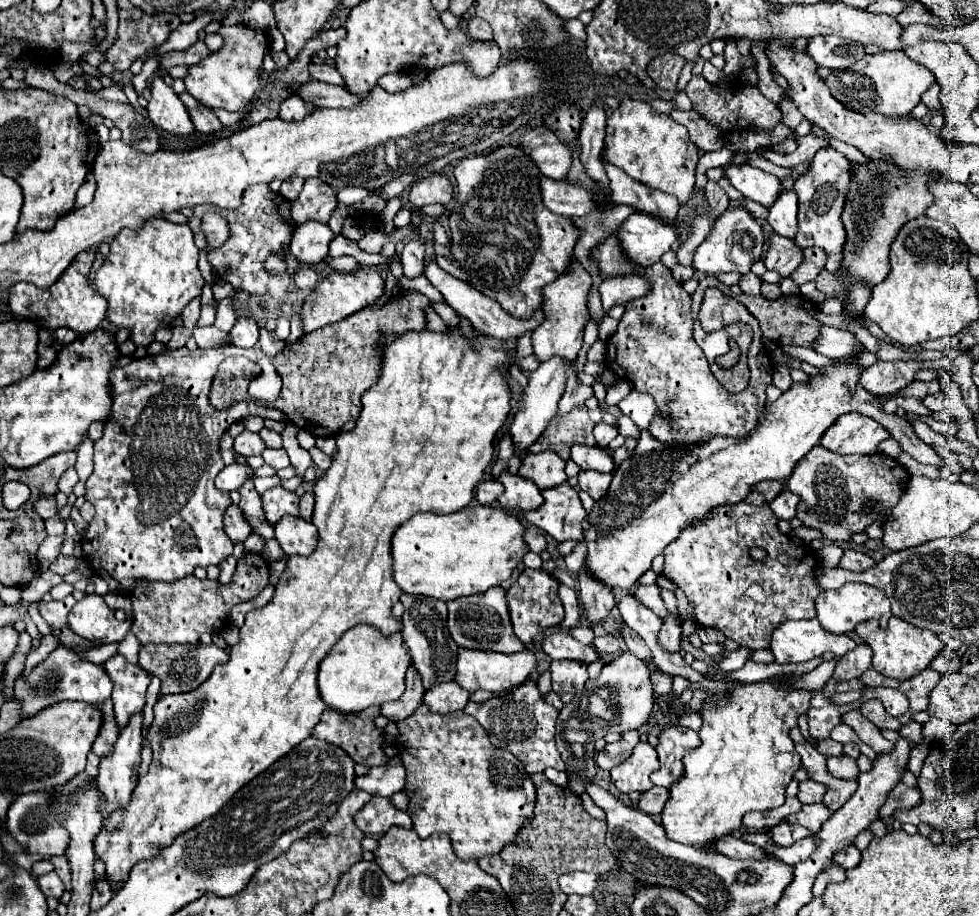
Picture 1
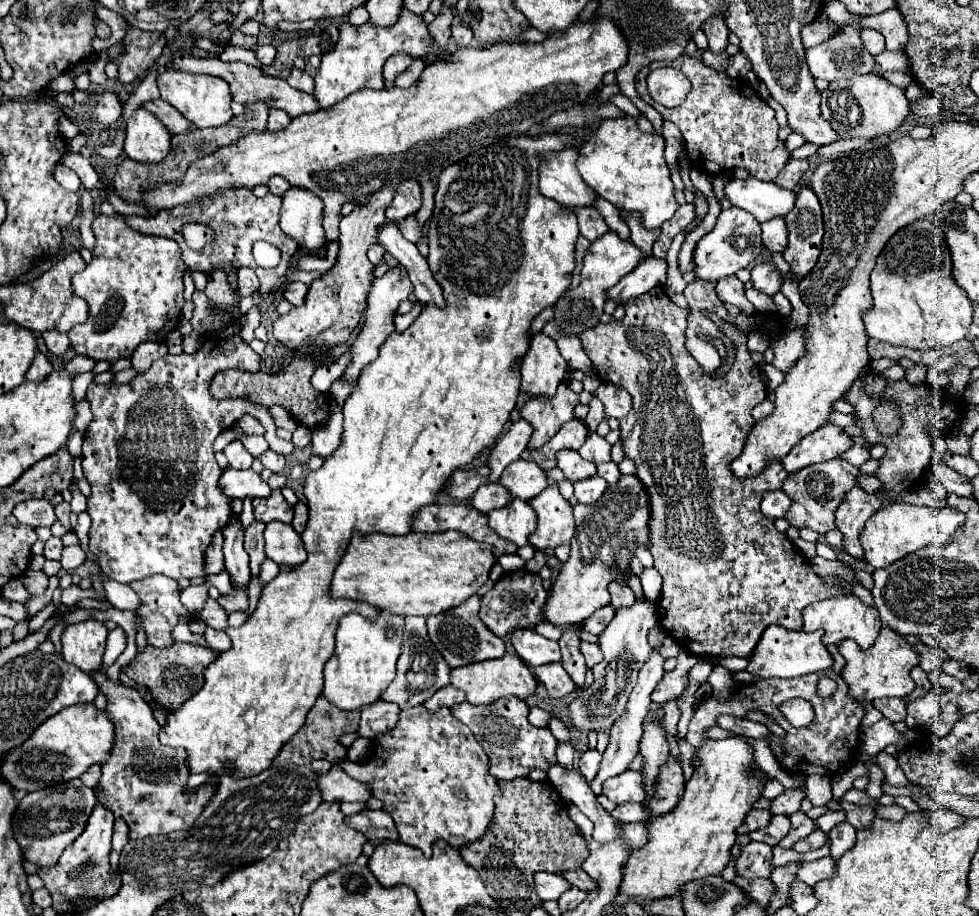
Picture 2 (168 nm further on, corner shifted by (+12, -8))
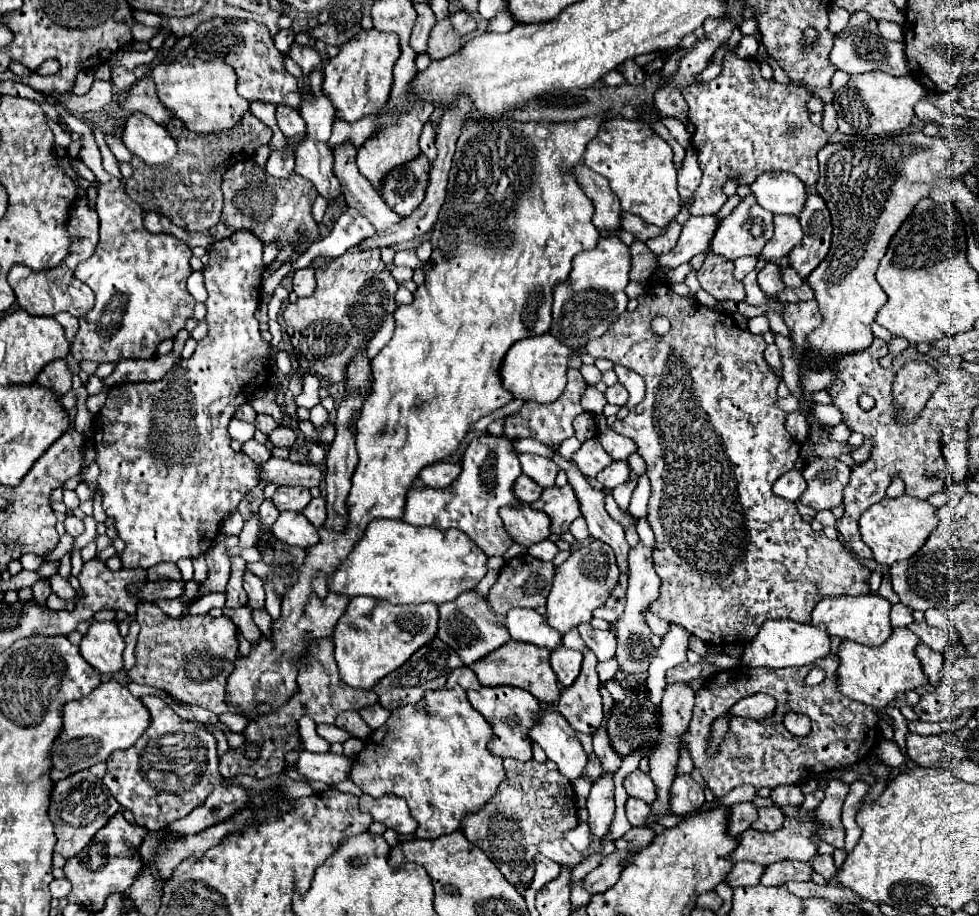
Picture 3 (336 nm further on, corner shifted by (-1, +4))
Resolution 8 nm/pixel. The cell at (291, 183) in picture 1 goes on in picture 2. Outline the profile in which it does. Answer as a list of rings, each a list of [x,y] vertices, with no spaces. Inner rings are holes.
[[[272,177],[270,179],[270,183],[268,183],[268,187],[270,187],[270,193],[276,193],[278,197],[284,197],[284,193],[290,189],[290,183],[284,179],[284,177]]]

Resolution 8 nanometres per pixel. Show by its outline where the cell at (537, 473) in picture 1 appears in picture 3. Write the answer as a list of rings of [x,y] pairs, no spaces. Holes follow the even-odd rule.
[[[523,453],[519,455],[519,461],[523,461],[523,473],[531,477],[535,483],[539,483],[541,487],[551,487],[555,483],[559,467],[551,459]]]

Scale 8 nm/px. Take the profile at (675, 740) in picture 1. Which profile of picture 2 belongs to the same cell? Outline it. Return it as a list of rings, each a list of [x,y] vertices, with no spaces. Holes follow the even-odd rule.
[[[670,755],[666,765],[658,773],[658,785],[654,785],[654,797],[650,797],[650,809],[654,815],[668,813],[676,807],[678,799],[684,793],[684,773],[680,761]]]

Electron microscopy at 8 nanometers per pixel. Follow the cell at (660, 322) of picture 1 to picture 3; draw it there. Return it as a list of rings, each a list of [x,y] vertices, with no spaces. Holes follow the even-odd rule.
[[[660,283],[650,286],[650,289],[639,297],[639,305],[633,313],[625,311],[623,317],[619,317],[619,321],[615,321],[615,325],[611,325],[611,329],[599,337],[587,343],[587,353],[595,359],[603,357],[613,361],[615,365],[623,365],[635,373],[639,373],[645,381],[645,397],[639,405],[635,405],[629,415],[623,421],[615,421],[611,425],[613,431],[633,439],[639,445],[639,455],[645,459],[647,463],[647,475],[651,479],[651,499],[649,499],[649,509],[647,509],[647,519],[649,525],[655,533],[655,549],[653,549],[653,565],[657,575],[661,577],[661,587],[659,587],[659,597],[655,601],[655,605],[651,605],[651,613],[681,625],[683,629],[687,629],[691,635],[697,635],[701,639],[705,639],[707,645],[723,645],[723,643],[749,643],[757,633],[759,627],[763,625],[763,621],[767,619],[793,619],[797,623],[811,623],[811,611],[815,609],[815,605],[823,599],[823,597],[841,597],[841,595],[867,595],[869,593],[869,575],[871,571],[867,567],[863,567],[841,541],[829,539],[823,531],[813,531],[809,523],[805,523],[797,511],[795,505],[791,505],[789,501],[775,497],[771,487],[777,481],[779,475],[787,473],[793,469],[795,459],[799,457],[799,443],[791,439],[791,435],[785,429],[785,417],[787,413],[777,409],[777,377],[769,371],[769,365],[763,359],[763,351],[765,351],[765,341],[759,335],[751,335],[751,345],[747,345],[747,333],[743,333],[743,329],[735,323],[735,319],[731,319],[725,313],[719,313],[715,309],[707,309],[703,305],[699,305],[695,299],[689,297],[679,297],[669,287],[668,284]],[[681,299],[687,299],[689,303],[695,305],[681,305]],[[657,315],[665,315],[671,321],[671,331],[663,337],[653,335],[651,331],[651,321]],[[737,639],[745,639],[745,641],[737,641]],[[749,639],[749,641],[747,641]]]

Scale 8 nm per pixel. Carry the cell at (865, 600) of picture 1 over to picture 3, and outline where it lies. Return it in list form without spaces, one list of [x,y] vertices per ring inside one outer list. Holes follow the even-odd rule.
[[[861,595],[861,597],[827,597],[819,601],[813,609],[813,625],[825,623],[827,633],[841,639],[851,639],[867,647],[877,647],[891,637],[891,623],[889,623],[891,603],[879,595]]]

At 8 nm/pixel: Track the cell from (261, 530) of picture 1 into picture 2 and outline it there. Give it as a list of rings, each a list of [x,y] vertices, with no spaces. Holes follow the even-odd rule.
[[[232,517],[224,527],[224,561],[226,569],[230,573],[230,579],[236,583],[236,587],[246,589],[250,581],[250,567],[248,567],[248,553],[244,551],[244,531],[246,527],[240,523],[240,519]]]

